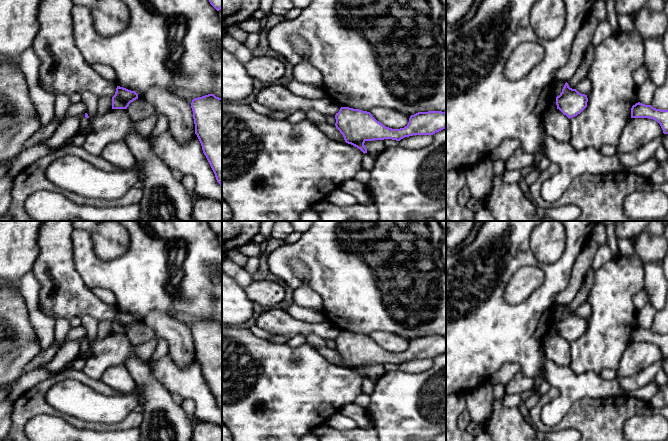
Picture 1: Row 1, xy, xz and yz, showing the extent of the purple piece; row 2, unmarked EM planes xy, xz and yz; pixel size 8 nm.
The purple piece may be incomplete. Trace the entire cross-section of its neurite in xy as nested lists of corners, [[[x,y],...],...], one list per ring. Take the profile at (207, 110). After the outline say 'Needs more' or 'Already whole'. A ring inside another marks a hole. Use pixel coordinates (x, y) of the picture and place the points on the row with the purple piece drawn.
[[[214,94],[194,98],[191,108],[195,134],[217,182],[222,187],[222,98]]]. Already whole

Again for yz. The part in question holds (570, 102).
[[[566,82],[562,92],[556,97],[557,109],[569,119],[580,114],[587,107],[587,95],[569,87]]]. Already whole

